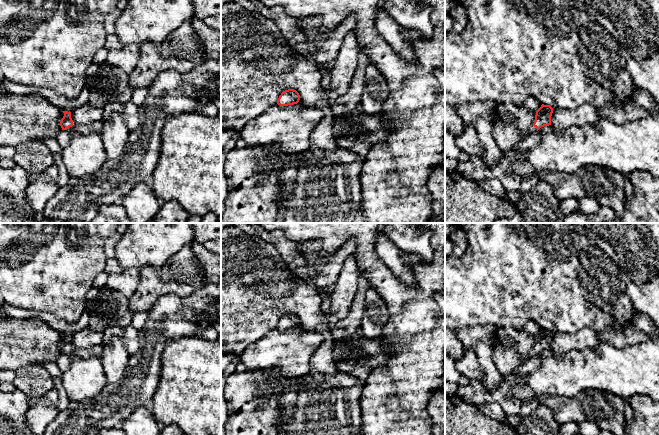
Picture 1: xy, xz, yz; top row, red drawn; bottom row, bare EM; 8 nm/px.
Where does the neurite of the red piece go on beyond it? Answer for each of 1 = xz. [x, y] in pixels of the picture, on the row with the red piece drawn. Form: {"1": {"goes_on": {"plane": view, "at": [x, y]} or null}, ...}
{"1": {"goes_on": null}}

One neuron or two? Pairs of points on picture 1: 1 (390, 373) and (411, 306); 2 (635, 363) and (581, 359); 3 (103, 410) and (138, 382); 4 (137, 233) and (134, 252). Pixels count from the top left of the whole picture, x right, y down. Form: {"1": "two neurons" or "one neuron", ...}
{"1": "one neuron", "2": "one neuron", "3": "one neuron", "4": "one neuron"}

